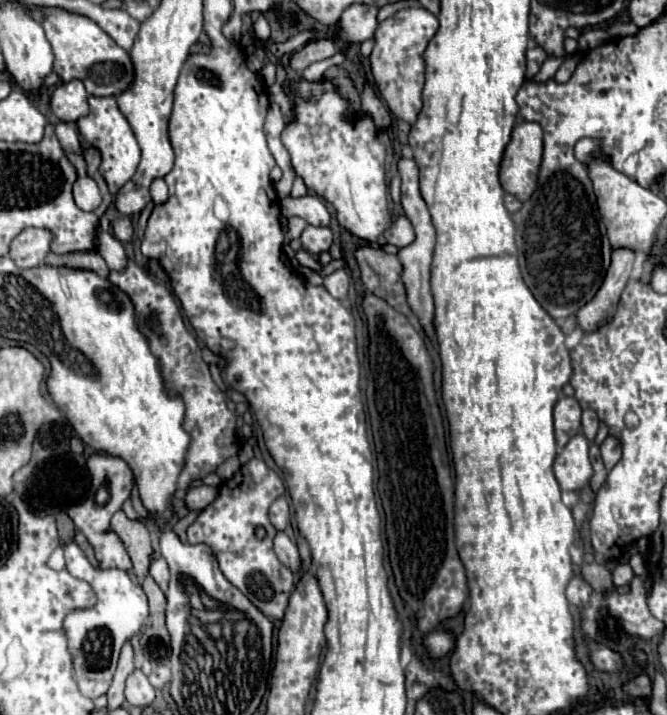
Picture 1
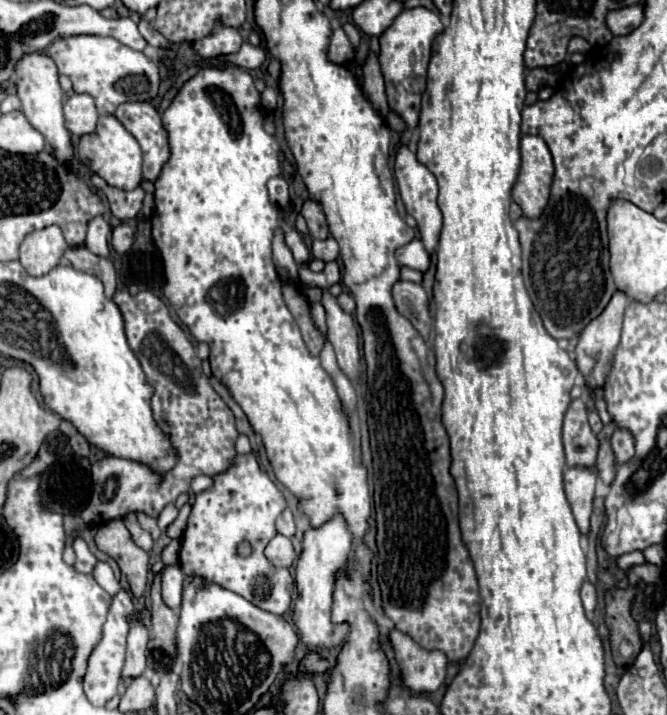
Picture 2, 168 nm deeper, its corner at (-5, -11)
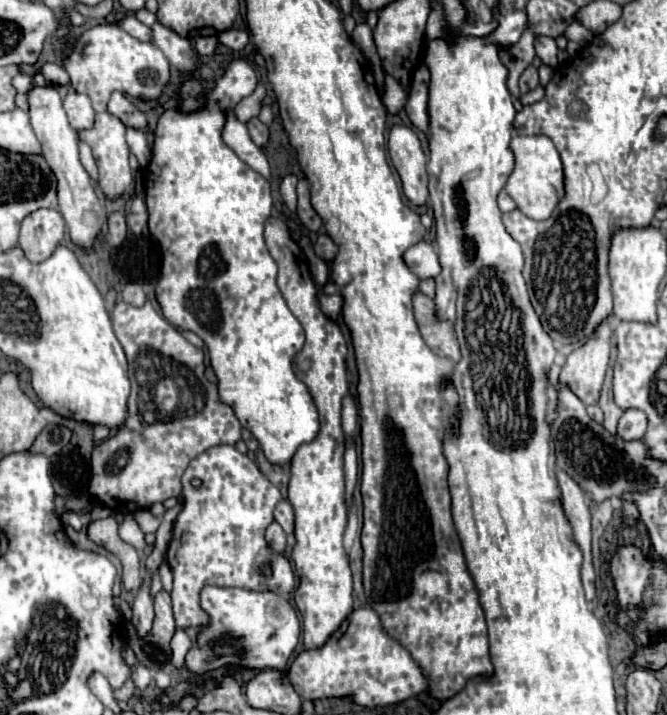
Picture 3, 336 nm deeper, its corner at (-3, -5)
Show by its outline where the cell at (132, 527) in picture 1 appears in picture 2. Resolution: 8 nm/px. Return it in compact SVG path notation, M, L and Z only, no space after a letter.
M110 520L102 524L96 532L96 544L102 552L106 552L118 562L122 574L130 584L132 596L140 598L148 582L148 552L144 552L132 542L124 522Z

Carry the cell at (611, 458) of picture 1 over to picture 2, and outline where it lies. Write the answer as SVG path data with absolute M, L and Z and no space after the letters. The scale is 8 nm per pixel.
M616 428L612 436L612 450L616 454L616 462L624 464L634 456L634 436L626 428Z

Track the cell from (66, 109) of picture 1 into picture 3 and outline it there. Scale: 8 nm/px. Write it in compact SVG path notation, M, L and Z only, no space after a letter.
M70 90L68 96L64 98L64 110L68 114L70 126L76 130L86 130L94 124L94 110L92 102L86 94Z

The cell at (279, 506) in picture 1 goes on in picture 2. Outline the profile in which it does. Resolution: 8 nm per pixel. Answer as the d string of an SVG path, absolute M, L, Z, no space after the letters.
M286 508L286 510L278 516L278 520L276 520L276 530L278 530L280 534L288 536L288 538L292 538L292 536L294 536L296 528L294 528L294 518L292 518L290 508Z

